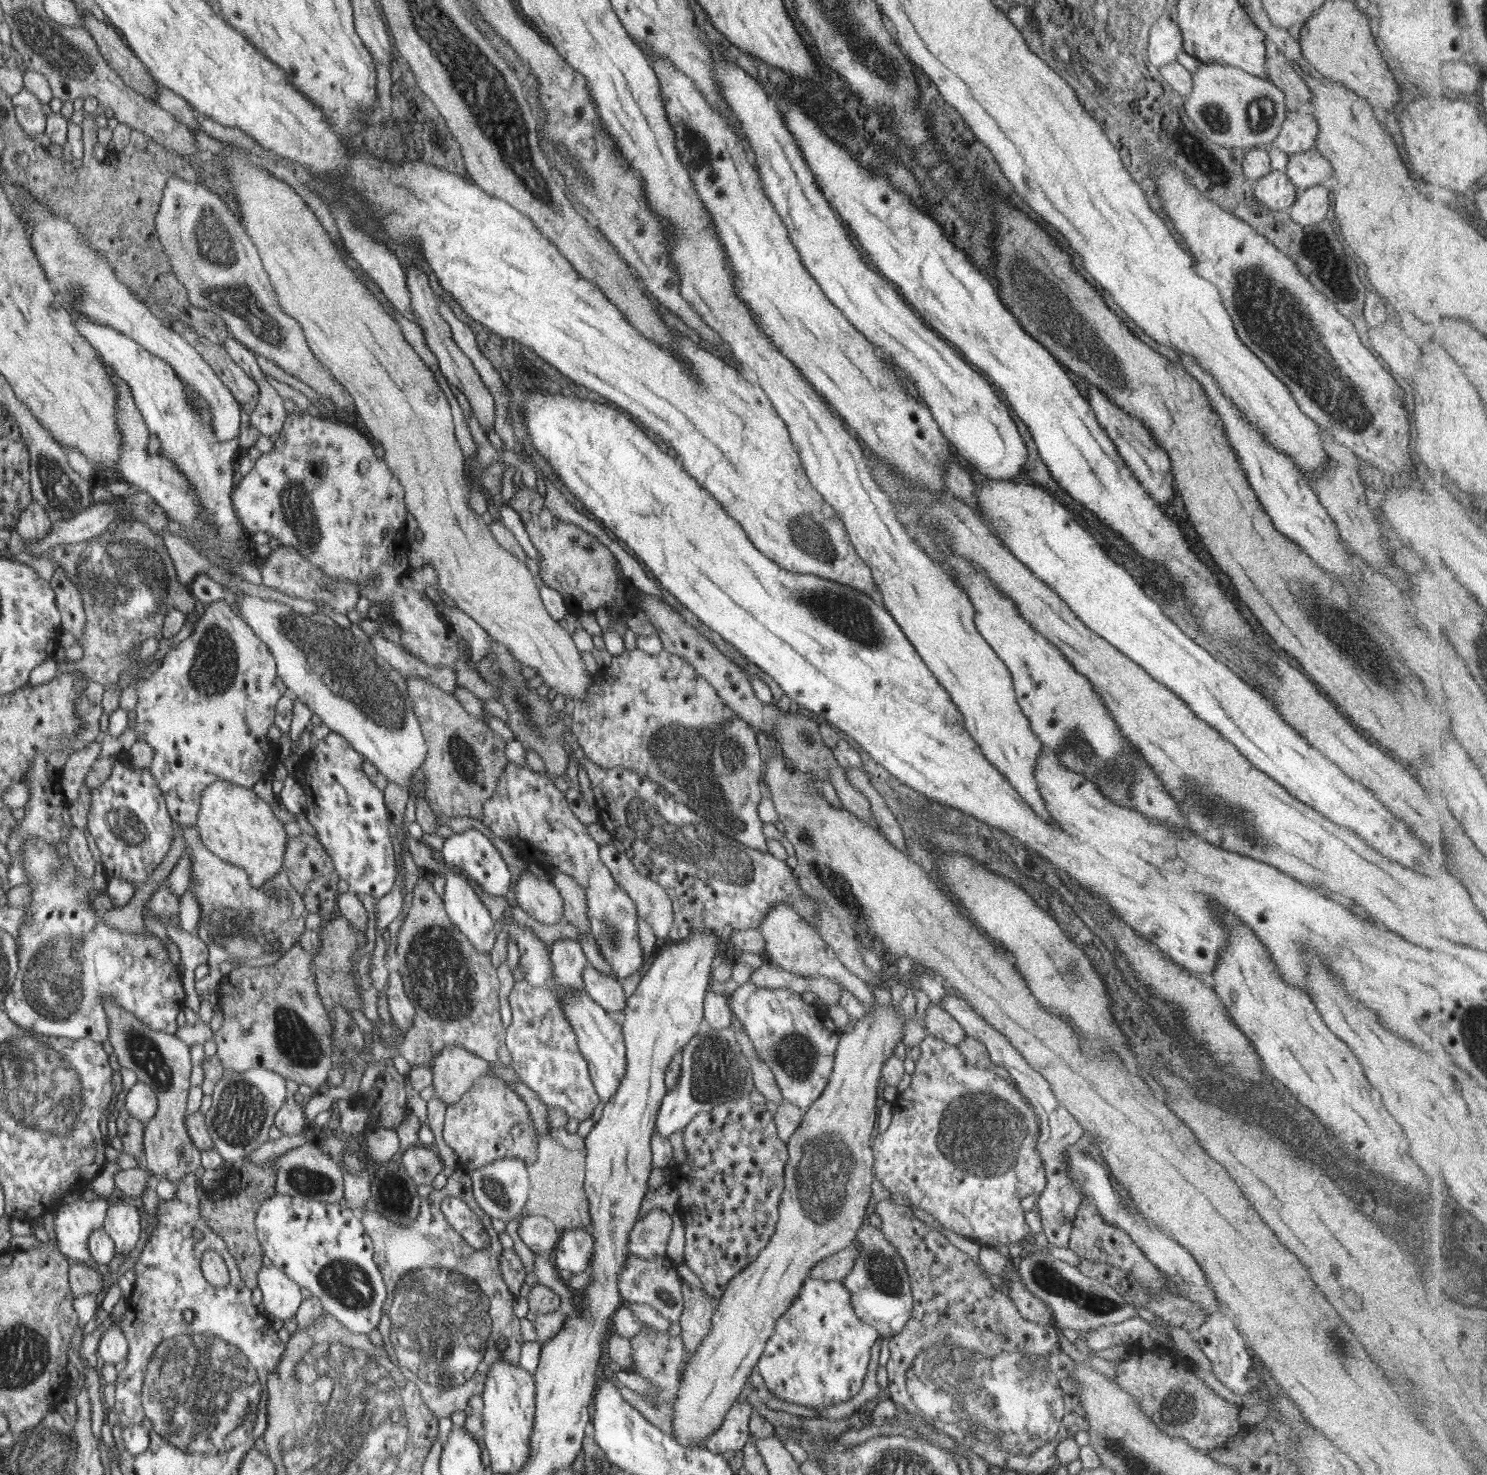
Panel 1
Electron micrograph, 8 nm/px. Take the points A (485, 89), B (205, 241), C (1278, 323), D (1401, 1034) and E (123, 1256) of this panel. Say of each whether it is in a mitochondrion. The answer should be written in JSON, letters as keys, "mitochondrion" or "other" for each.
{"A":"mitochondrion","B":"mitochondrion","C":"mitochondrion","D":"other","E":"other"}

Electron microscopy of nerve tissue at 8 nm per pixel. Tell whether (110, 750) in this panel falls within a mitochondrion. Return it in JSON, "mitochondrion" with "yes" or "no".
{"mitochondrion":"no"}

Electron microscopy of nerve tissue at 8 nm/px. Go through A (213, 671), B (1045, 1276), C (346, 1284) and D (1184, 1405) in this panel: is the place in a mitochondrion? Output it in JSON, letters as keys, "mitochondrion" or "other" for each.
{"A":"mitochondrion","B":"mitochondrion","C":"mitochondrion","D":"mitochondrion"}

